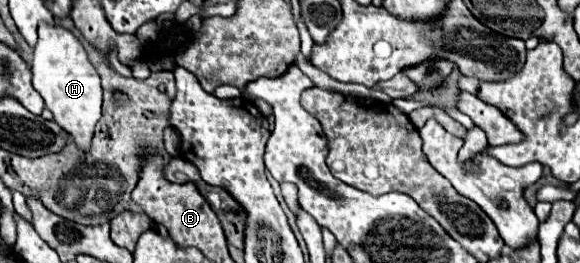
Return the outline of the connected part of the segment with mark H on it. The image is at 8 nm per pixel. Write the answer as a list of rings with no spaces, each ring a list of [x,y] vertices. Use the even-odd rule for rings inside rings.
[[[38,24],[38,42],[32,58],[32,84],[44,98],[46,108],[54,114],[54,122],[60,124],[80,148],[88,148],[94,126],[100,120],[102,108],[102,86],[100,76],[90,64],[80,40],[58,24]]]

